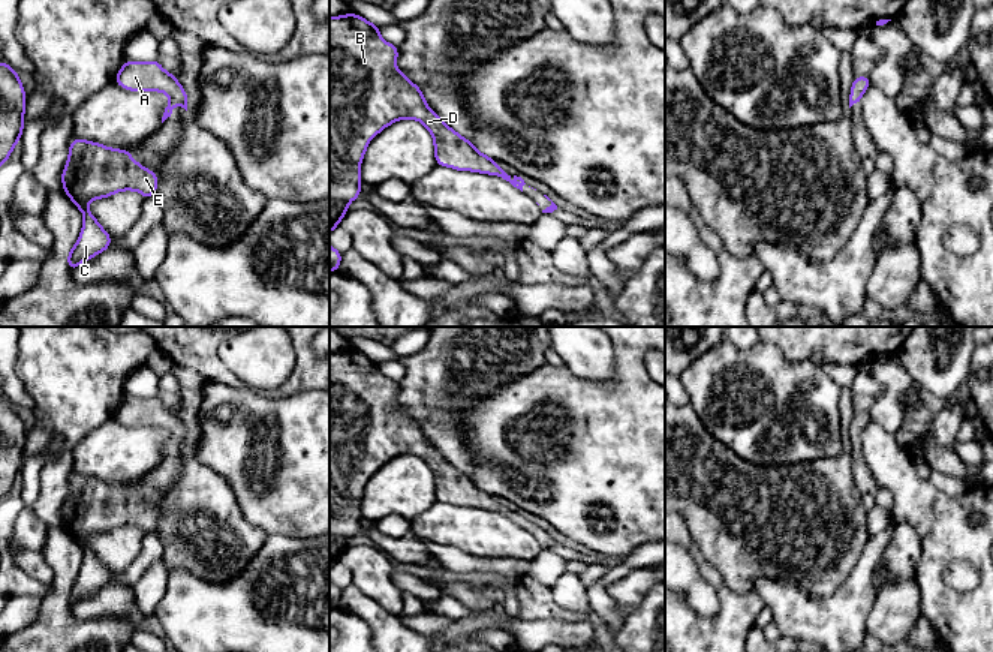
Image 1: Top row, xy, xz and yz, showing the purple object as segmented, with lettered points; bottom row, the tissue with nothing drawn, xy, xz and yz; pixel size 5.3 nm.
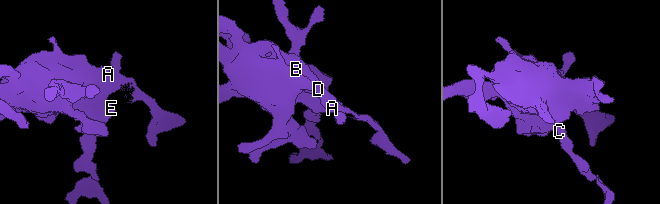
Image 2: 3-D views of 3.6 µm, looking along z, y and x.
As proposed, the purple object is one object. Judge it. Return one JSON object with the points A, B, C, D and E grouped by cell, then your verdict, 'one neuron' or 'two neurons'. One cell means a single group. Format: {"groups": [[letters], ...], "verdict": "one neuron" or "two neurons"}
{"groups": [["A", "B", "C", "D", "E"]], "verdict": "one neuron"}

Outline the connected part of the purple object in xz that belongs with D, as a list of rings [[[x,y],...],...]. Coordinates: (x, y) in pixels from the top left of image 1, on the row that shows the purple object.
[[[347,13],[330,18],[330,234],[347,213],[349,202],[361,195],[359,166],[368,141],[397,120],[413,118],[428,129],[437,165],[493,174],[521,192],[526,184],[521,177],[511,177],[496,160],[479,153],[431,111],[421,88],[395,67],[397,55],[398,48],[385,42],[379,27],[362,16]]]

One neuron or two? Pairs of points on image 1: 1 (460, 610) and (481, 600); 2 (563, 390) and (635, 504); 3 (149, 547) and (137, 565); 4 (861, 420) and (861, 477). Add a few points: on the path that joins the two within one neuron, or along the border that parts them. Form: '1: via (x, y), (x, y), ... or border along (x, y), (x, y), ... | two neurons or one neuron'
1: border along (444, 594), (457, 598), (468, 607), (484, 612) | two neurons
2: via (577, 418), (577, 439), (613, 475) | one neuron
3: via (149, 552), (141, 561) | one neuron
4: via (855, 433), (858, 463) | one neuron

